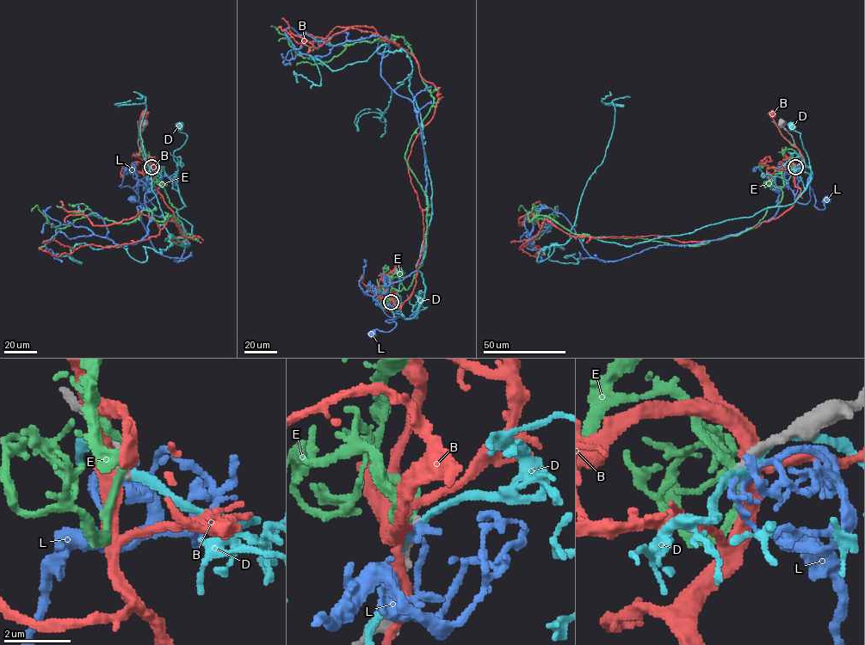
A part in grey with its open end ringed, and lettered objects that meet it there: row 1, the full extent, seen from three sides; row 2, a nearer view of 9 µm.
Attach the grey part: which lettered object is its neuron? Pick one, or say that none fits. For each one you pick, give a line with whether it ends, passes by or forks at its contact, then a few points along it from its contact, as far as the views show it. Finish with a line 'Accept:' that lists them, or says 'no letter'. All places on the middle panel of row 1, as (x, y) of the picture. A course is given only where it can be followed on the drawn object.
Accept: no letter

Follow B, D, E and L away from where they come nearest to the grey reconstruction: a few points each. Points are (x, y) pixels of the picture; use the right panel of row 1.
B: (795, 166), (800, 166), (803, 157), (780, 132), (772, 113)
D: (796, 165), (793, 170), (809, 168), (809, 182), (807, 153), (800, 133), (791, 125)
E: (794, 167), (757, 224), (699, 245), (591, 237), (528, 214), (534, 223), (553, 214), (546, 228), (519, 211)
L: (795, 167), (801, 179), (794, 199), (806, 204), (810, 188), (818, 209), (824, 208), (827, 199)

